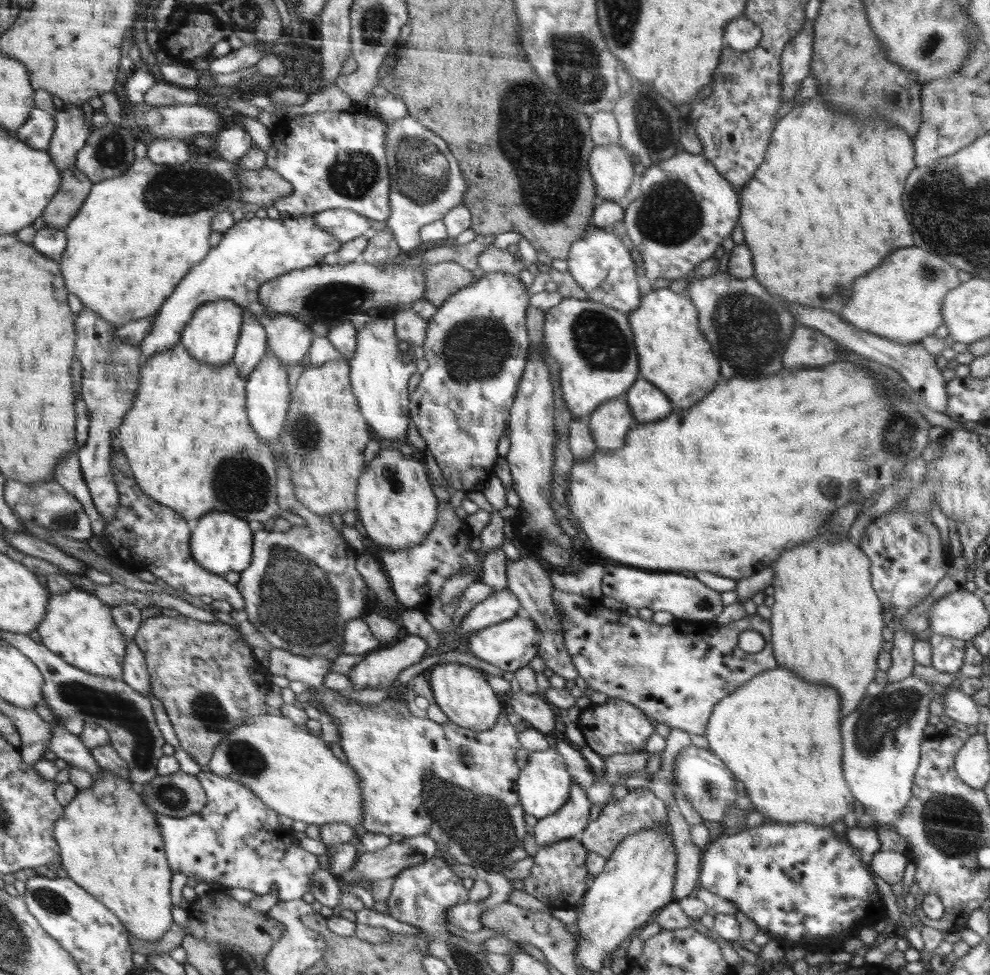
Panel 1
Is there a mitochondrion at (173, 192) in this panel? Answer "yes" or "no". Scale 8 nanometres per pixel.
yes

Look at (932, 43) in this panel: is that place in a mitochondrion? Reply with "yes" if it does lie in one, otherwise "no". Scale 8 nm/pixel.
no

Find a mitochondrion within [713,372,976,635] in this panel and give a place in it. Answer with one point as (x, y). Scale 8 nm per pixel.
(898, 436)

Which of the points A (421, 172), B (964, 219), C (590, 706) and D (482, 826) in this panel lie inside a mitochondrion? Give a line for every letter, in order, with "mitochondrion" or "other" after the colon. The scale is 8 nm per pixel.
A: mitochondrion
B: mitochondrion
C: other
D: mitochondrion

